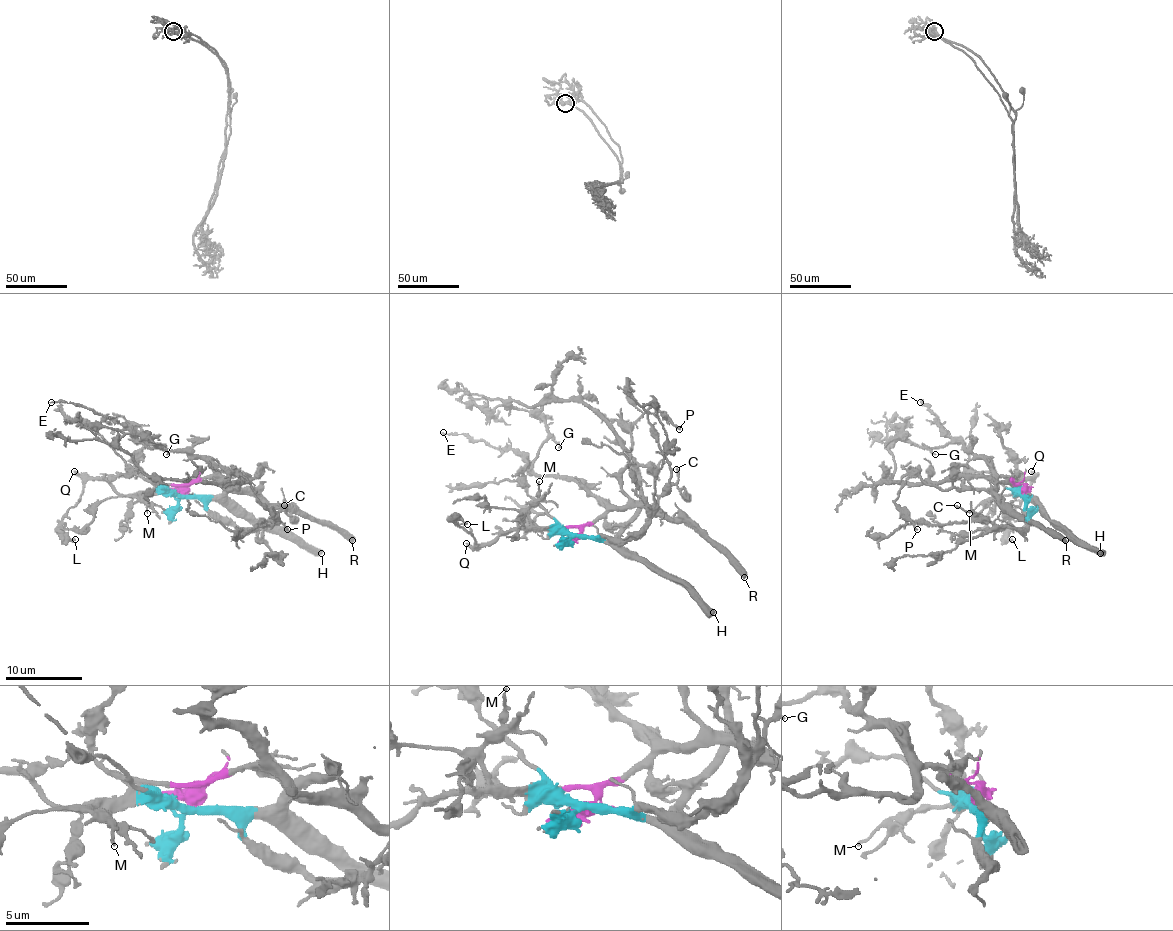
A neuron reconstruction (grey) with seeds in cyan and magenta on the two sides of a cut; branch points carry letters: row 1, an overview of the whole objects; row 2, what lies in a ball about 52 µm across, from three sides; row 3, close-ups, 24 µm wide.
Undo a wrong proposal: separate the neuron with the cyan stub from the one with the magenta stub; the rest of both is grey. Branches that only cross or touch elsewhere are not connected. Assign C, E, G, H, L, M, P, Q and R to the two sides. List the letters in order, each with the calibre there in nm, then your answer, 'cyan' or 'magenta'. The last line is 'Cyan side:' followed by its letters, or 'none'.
C: calibre 180 nm; cyan
E: calibre 140 nm; magenta
G: calibre 130 nm; magenta
H: calibre 600 nm; cyan
L: calibre 220 nm; cyan
M: calibre 140 nm; cyan
P: calibre 150 nm; magenta
Q: calibre 280 nm; cyan
R: calibre 550 nm; magenta
Cyan side: C, H, L, M, Q

